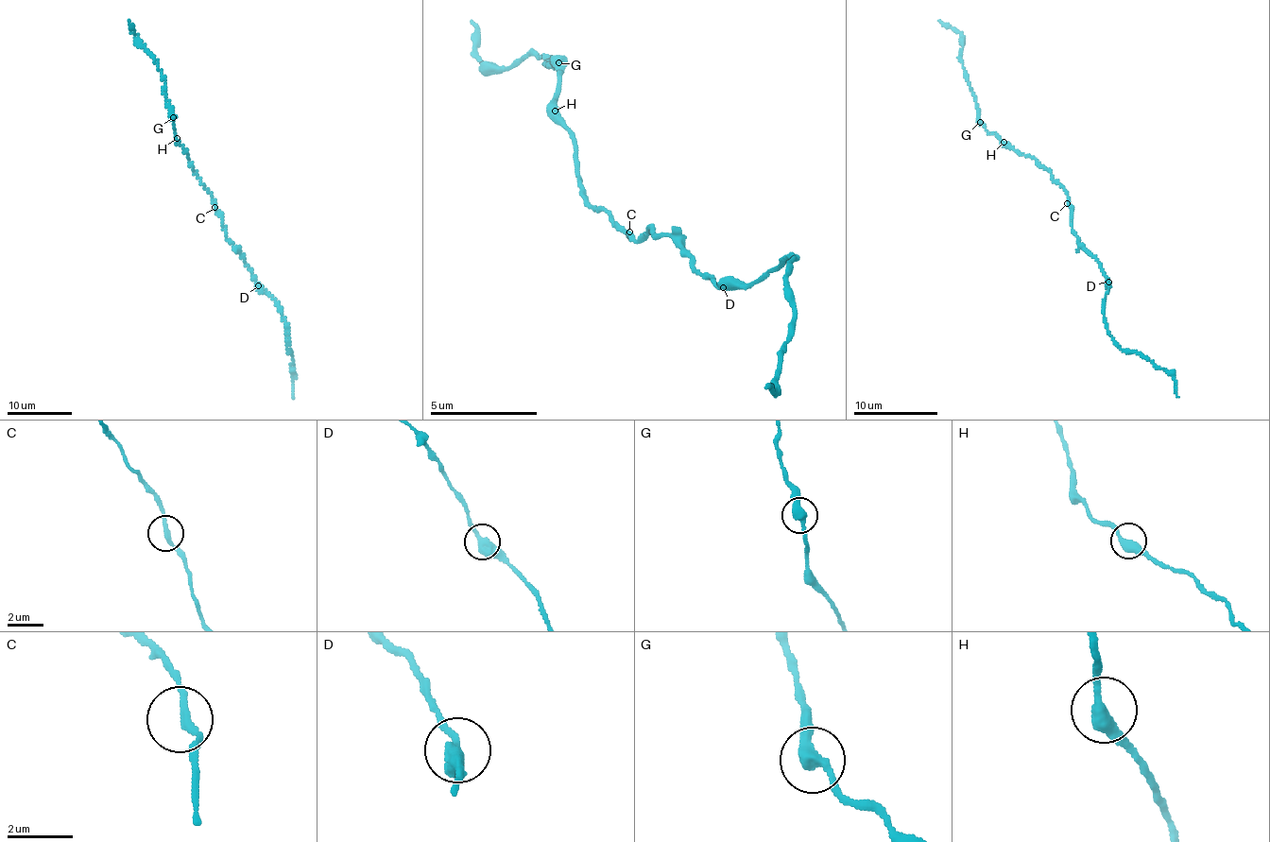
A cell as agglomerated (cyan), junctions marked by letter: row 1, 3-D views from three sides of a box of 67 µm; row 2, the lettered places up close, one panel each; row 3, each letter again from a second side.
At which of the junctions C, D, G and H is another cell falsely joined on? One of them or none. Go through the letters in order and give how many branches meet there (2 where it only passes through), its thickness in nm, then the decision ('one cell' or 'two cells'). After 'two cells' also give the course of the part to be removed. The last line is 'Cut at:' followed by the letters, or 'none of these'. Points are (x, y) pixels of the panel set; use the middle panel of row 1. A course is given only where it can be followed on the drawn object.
C: 2 | 220 nm | one cell
D: 2 | 420 nm | one cell
G: 2 | 400 nm | one cell
H: 2 | 400 nm | one cell
Cut at: none of these

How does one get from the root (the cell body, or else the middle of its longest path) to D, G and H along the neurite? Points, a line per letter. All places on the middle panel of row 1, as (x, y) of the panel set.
D: (629, 236), (637, 242), (646, 239), (645, 228), (658, 236), (660, 231), (683, 250), (691, 266), (723, 287)
G: (629, 236), (586, 198), (574, 165), (576, 136), (555, 105), (557, 61)
H: (629, 236), (631, 240), (626, 236), (629, 231), (586, 198), (587, 189), (574, 165), (576, 136), (555, 111)

